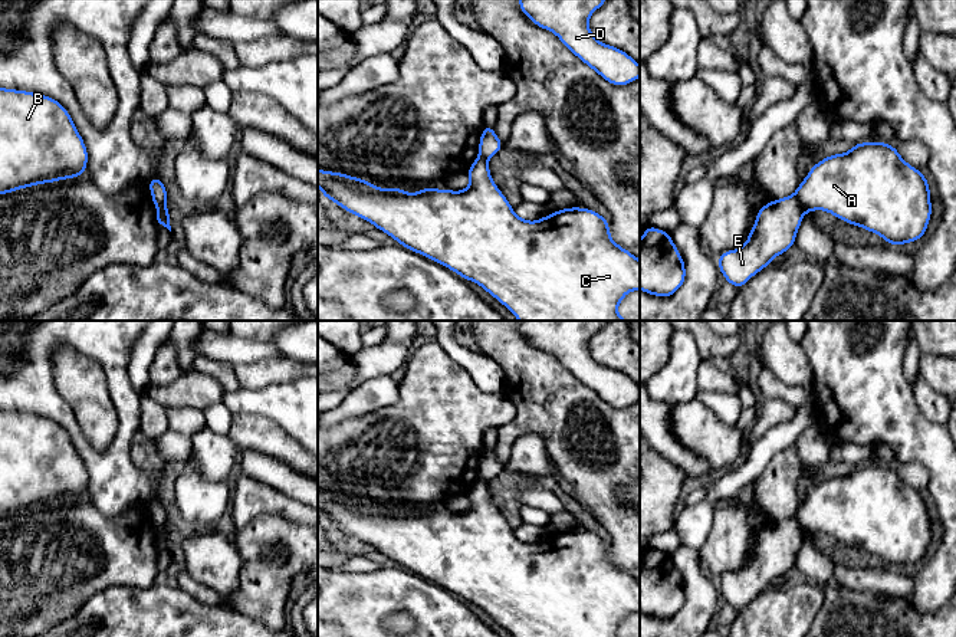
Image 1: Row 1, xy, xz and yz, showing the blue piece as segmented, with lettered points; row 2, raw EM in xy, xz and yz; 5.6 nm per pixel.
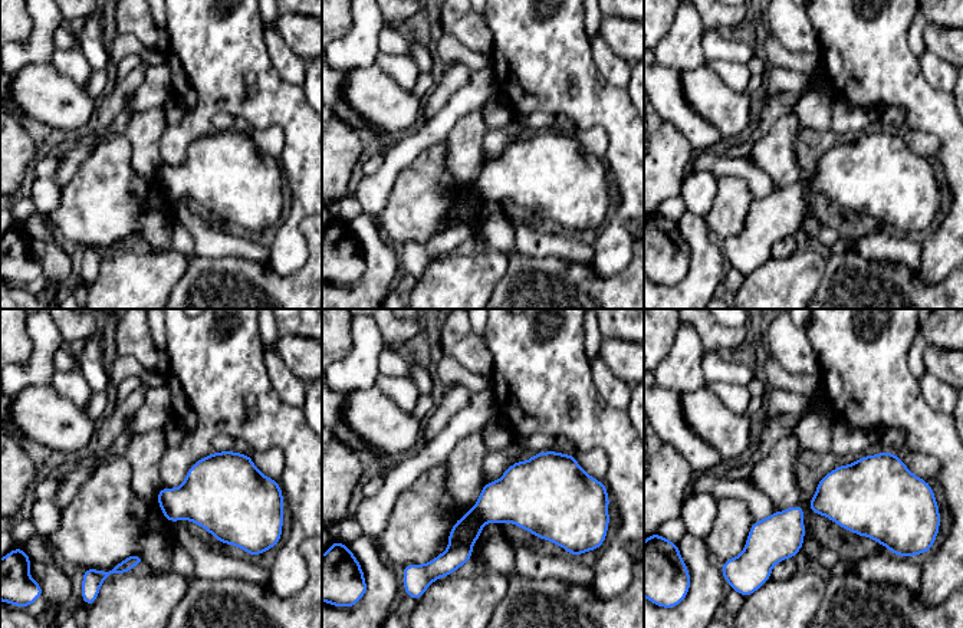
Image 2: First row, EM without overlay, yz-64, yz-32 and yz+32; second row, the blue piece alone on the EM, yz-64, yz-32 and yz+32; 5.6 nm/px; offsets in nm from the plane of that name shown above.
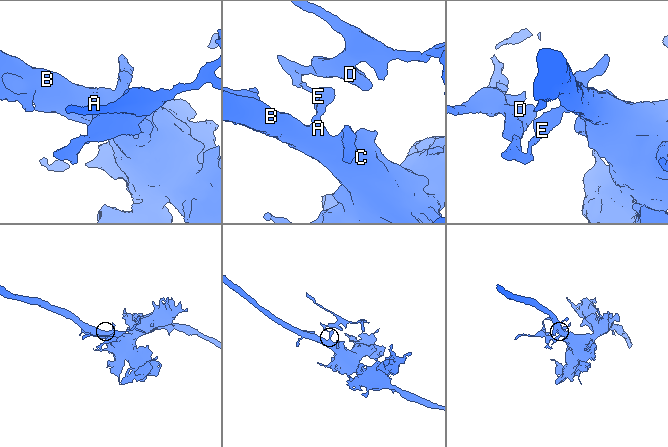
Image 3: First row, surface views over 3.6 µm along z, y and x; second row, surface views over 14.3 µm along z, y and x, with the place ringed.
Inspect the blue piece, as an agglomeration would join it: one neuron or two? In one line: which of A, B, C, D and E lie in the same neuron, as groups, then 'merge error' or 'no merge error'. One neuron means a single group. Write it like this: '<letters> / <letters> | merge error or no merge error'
A B C / D E | merge error

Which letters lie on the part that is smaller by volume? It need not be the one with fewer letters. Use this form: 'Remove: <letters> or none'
Remove: D, E

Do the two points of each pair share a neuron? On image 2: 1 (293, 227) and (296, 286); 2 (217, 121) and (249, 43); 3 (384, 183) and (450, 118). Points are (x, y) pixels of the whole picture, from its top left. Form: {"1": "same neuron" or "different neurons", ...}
{"1": "different neurons", "2": "different neurons", "3": "same neuron"}

